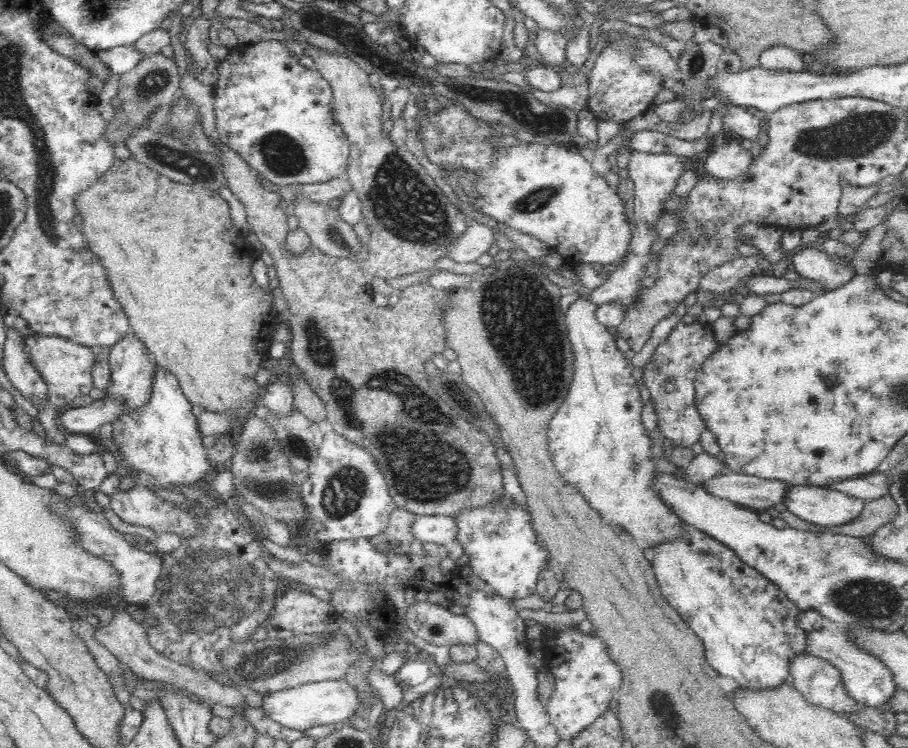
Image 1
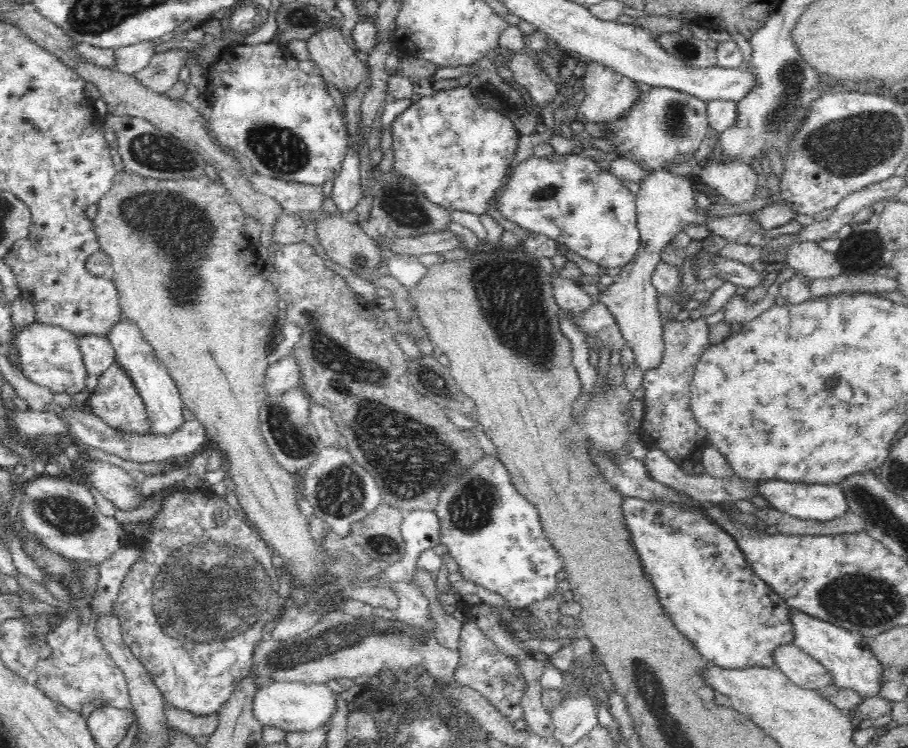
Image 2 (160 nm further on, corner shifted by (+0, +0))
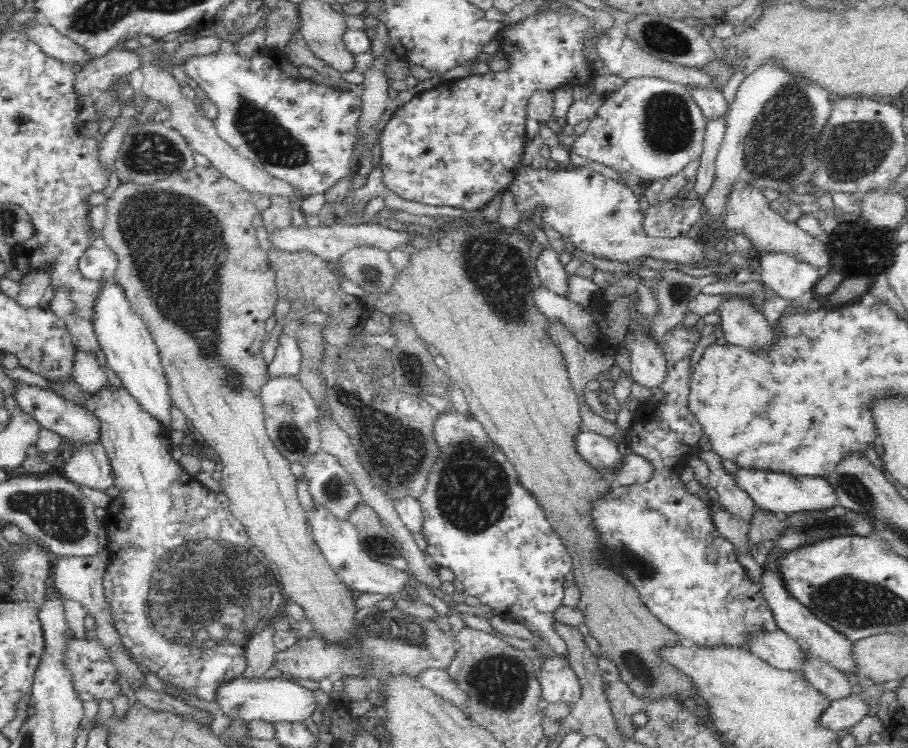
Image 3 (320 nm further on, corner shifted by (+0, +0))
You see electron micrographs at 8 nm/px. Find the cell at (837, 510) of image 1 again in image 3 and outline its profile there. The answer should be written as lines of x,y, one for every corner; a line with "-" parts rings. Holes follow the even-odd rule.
739,468
734,477
755,502
756,507
777,515
793,515
796,512
818,512
836,508
838,495
828,480
818,476
790,476
768,471
750,471

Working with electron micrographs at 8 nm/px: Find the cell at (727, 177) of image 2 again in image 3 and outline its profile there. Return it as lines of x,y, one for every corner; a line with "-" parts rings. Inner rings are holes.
737,180
731,184
728,196
723,226
730,235
733,233
746,234
751,239
753,246
760,252
783,252
821,272
832,266
832,256
830,256
826,244
800,229
796,222
789,223
774,212
770,208
770,202
762,195
762,190
758,187
746,181

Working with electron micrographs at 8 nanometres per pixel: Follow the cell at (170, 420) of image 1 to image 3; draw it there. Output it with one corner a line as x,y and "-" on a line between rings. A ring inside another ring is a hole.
114,277
106,280
104,286
92,324
100,348
108,361
106,368
112,369
120,377
123,387
150,416
159,420
162,428
168,428
172,424
172,406
175,404
170,397
168,377
162,365
158,345
152,339
144,320
123,296
123,291
118,288

